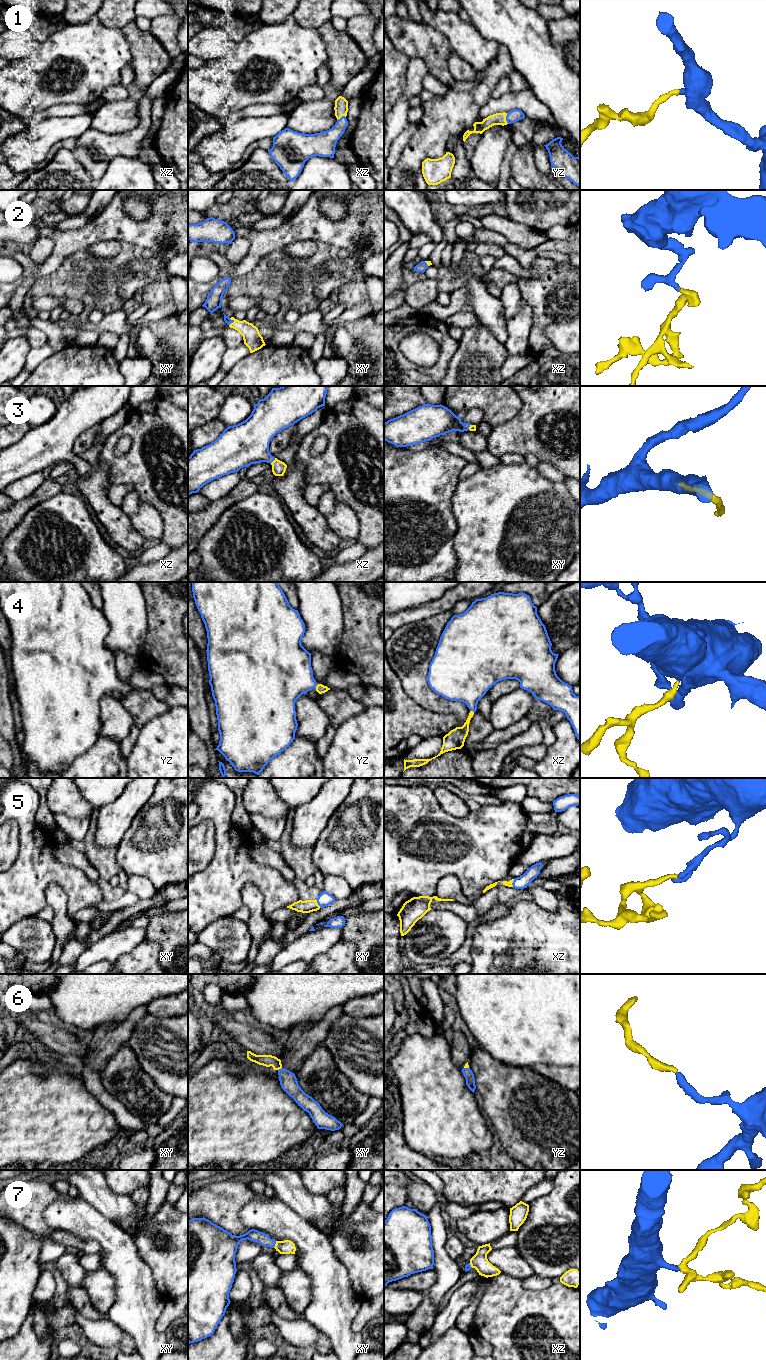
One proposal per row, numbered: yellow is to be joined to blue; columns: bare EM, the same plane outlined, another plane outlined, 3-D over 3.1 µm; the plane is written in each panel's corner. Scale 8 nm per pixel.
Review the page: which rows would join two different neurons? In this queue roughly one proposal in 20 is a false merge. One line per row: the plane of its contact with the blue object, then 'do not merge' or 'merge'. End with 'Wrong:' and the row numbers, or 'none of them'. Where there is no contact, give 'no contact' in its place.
1: meets blue in yz; merge
2: meets blue in xy; merge
3: meets blue in xz; merge
4: meets blue in yz; merge
5: meets blue in xy; merge
6: meets blue in xy; merge
7: meets blue in xy; merge
Wrong: none of them

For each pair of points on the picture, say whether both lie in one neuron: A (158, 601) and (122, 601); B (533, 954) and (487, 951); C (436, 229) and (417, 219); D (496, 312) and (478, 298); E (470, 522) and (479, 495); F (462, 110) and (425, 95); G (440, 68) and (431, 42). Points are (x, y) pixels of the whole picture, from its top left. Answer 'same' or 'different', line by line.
A: different
B: same
C: same
D: same
E: same
F: different
G: same

